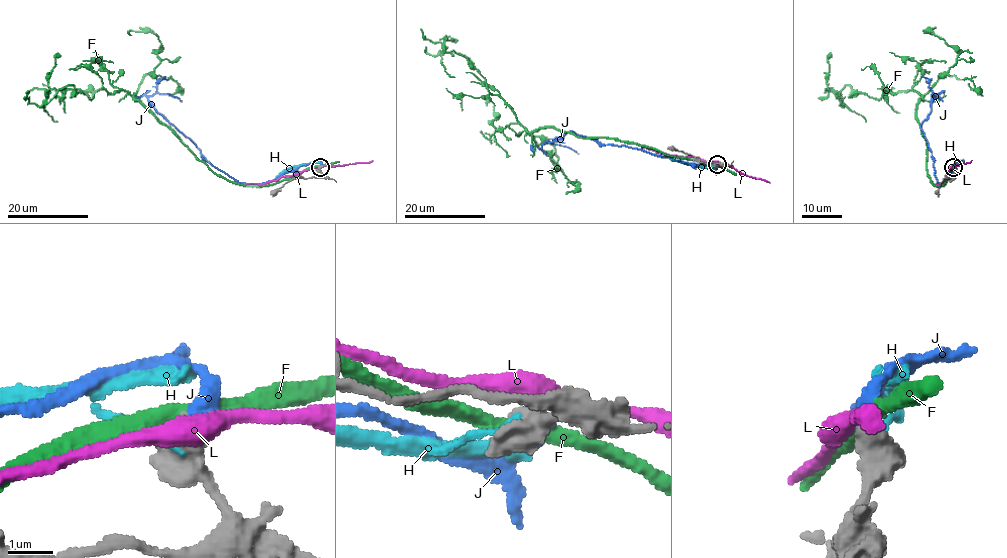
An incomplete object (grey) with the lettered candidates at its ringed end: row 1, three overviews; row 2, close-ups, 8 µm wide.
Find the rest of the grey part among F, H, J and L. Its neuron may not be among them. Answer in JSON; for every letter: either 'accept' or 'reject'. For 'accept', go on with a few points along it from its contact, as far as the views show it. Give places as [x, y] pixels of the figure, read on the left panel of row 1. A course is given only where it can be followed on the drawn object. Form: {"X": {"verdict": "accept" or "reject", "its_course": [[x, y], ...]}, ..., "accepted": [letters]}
{"F": {"verdict": "reject"}, "H": {"verdict": "reject"}, "J": {"verdict": "accept", "its_course": [[320, 167], [318, 161], [310, 162], [266, 182], [236, 182], [215, 168], [148, 97], [168, 93], [182, 101]]}, "L": {"verdict": "reject"}, "accepted": ["J"]}

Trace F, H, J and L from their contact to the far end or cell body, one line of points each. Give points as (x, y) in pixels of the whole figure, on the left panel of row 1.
F: (319, 166), (241, 185), (219, 177), (127, 91), (91, 98), (67, 85), (47, 102), (57, 52)
H: (318, 168), (299, 164), (285, 169), (273, 180)
J: (320, 167), (318, 161), (310, 162), (266, 182), (236, 182), (215, 168), (148, 97), (168, 93), (182, 101)
L: (321, 167), (264, 183), (244, 183)

